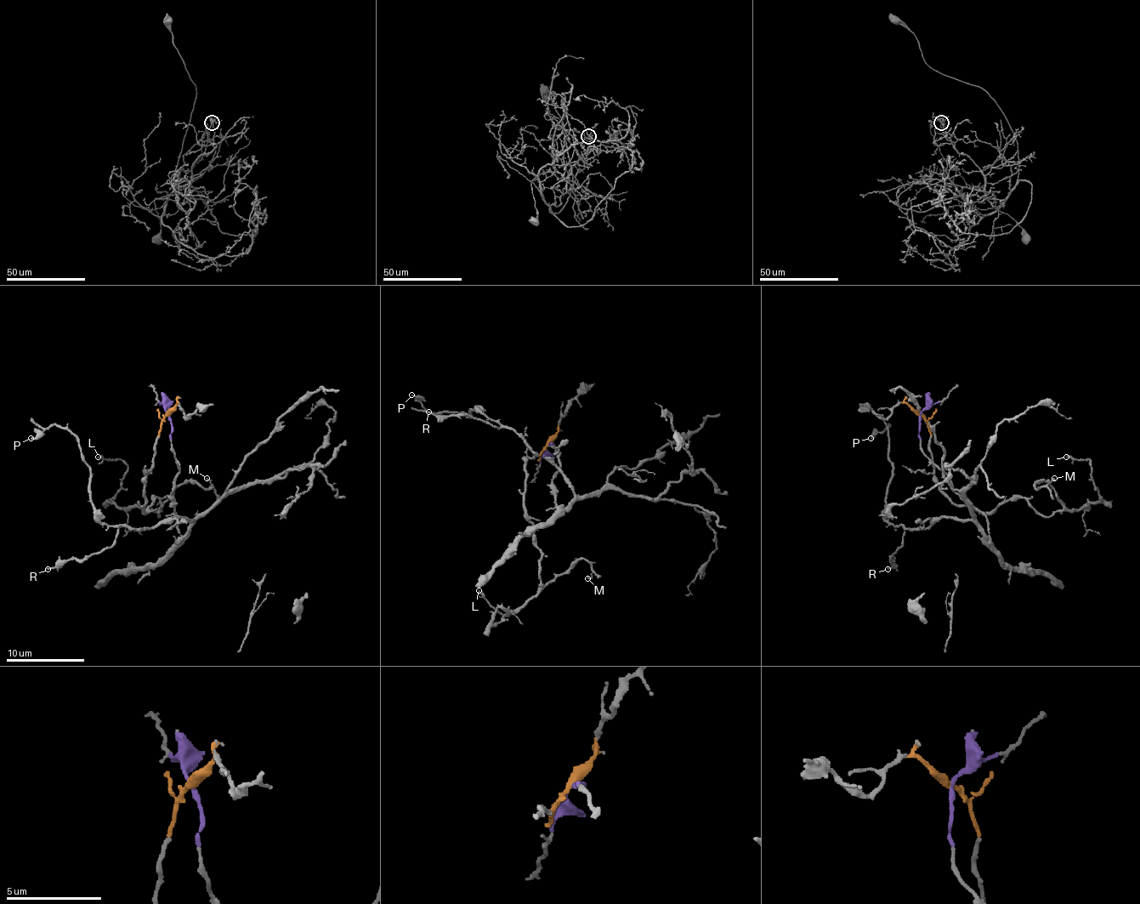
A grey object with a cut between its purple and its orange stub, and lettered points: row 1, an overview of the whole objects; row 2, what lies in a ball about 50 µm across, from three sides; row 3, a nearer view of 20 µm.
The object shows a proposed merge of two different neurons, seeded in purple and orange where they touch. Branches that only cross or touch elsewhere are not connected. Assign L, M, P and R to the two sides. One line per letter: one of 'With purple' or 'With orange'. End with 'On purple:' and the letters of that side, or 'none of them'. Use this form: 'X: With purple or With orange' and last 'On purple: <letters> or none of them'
L: With orange
M: With orange
P: With purple
R: With purple
On purple: P, R

